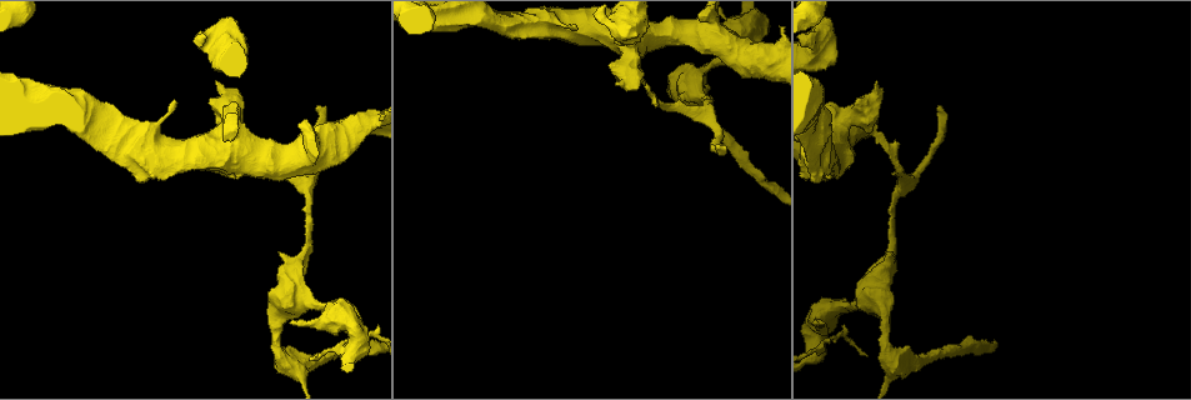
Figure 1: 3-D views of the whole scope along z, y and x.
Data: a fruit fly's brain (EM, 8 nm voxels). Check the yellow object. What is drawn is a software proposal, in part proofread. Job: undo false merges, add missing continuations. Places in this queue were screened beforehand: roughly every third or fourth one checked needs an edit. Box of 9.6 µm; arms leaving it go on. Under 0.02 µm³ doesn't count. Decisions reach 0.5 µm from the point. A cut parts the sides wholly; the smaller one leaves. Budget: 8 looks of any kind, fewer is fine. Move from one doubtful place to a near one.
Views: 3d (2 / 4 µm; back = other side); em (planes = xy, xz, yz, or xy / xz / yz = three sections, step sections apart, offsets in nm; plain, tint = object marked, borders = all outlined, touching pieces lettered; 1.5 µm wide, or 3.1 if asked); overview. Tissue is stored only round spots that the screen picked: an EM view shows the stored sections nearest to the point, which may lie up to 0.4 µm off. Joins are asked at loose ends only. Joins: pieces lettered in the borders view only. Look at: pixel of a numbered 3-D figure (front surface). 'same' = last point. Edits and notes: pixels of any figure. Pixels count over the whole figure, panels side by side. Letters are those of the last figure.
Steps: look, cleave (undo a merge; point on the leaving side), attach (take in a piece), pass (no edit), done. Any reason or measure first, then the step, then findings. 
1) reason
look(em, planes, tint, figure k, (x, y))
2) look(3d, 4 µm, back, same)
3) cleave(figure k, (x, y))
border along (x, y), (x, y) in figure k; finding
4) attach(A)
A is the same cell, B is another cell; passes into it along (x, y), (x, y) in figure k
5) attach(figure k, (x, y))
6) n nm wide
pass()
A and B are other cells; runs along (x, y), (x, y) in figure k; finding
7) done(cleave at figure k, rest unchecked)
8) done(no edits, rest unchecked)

abrupt turn
look(3d, 2 µm, figure 1, (354, 348))

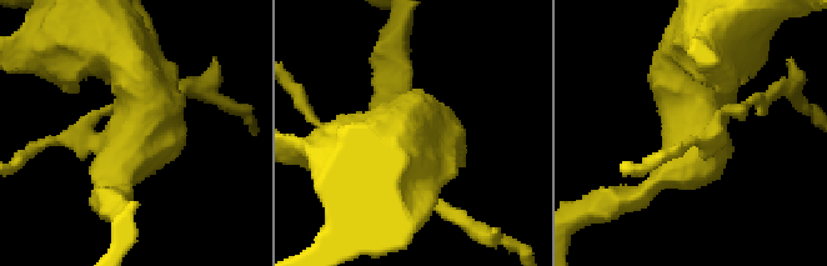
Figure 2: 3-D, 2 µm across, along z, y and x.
look(em, planes, plain, figure 2, (126, 146))

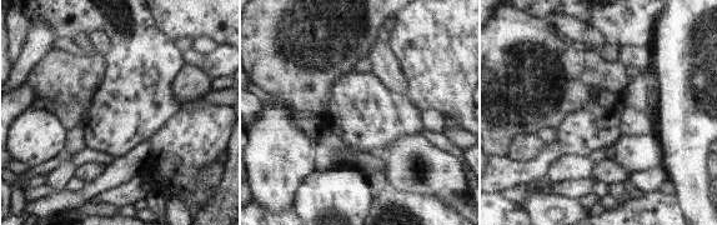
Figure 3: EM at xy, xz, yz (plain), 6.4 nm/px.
what lies round it
look(em, planes, borders, same)

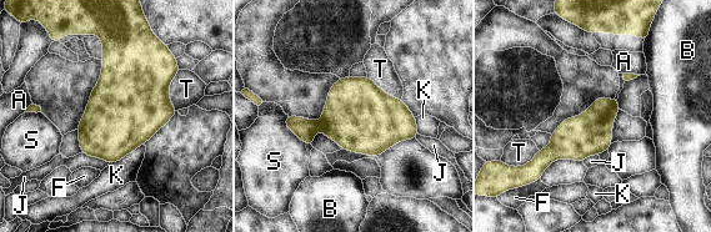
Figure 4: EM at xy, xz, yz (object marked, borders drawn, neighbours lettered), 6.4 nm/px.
440 nm wide; K touches over 280 nm
cleave(figure 4, (305, 129))
A, B, F, J, K, S and T are other cells; two neurons meet here

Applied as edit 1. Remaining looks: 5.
look(overview)

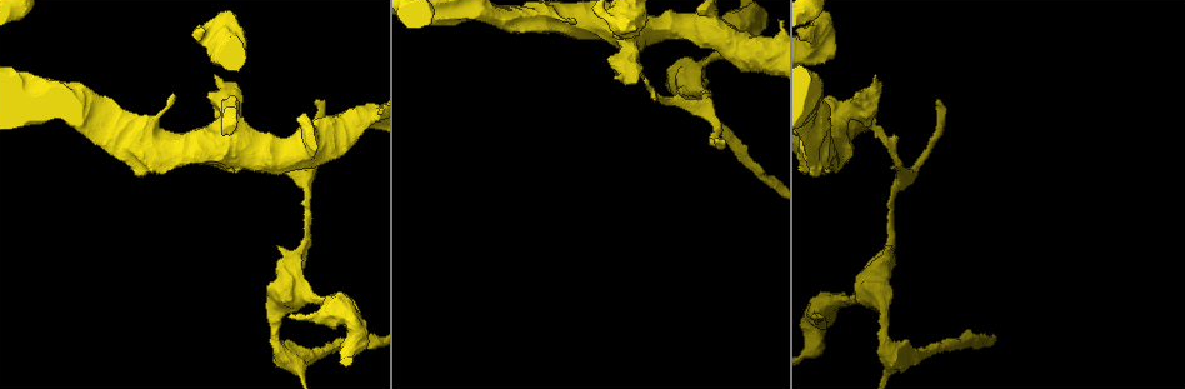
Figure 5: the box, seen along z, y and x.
branch stops here
look(em, planes, borders, figure 5, (572, 23))

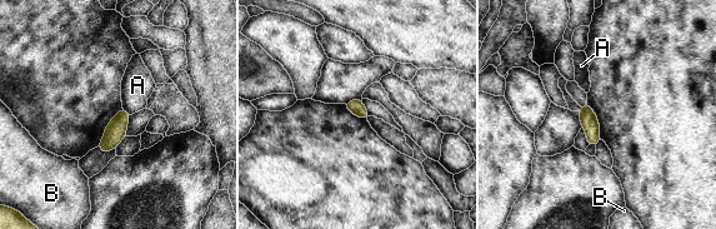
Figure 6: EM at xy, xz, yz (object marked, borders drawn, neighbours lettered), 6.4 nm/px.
90 nm wide
pass()
A and B are other cells; border along (123, 108), (130, 114) in figure 6; none of them fits

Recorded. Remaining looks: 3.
free end
look(em, planes, borders, figure 5, (715, 141))

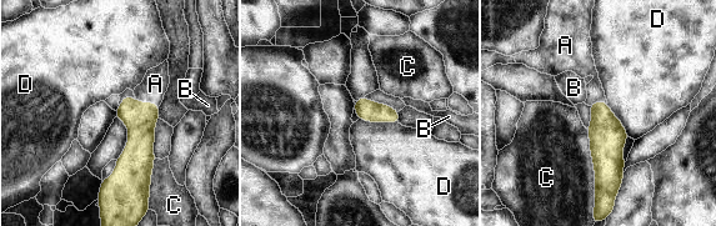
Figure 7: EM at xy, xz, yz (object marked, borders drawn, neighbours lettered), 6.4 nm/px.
attach(A)
A is the same cell, B, C and D are other cells; passes into it along (140, 119), (146, 104), (155, 84) in figure 7; it goes on there

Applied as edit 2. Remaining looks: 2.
done(cleave at figure 4, attach at figure 7, rest unchecked)

